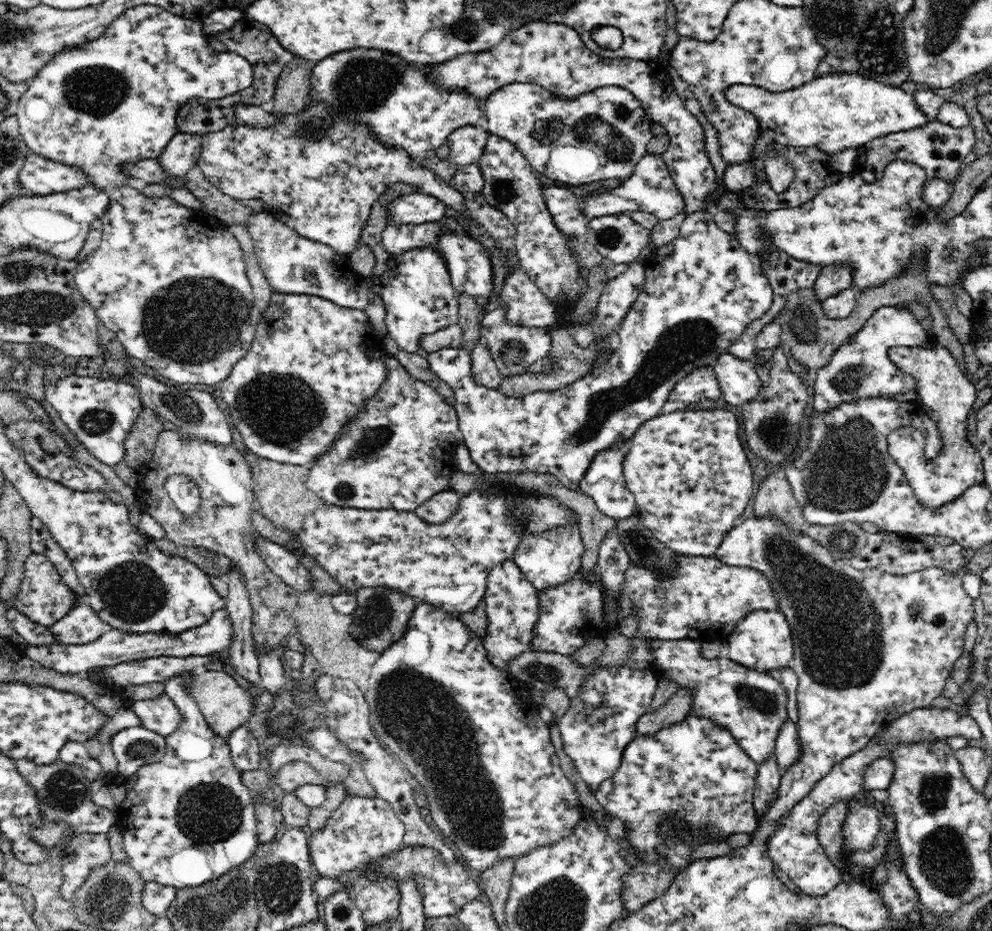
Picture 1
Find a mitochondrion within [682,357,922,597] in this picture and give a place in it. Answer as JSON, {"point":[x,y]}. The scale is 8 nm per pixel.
{"point":[848,472]}

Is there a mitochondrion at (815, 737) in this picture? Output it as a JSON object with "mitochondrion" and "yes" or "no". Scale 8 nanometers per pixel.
{"mitochondrion":"no"}

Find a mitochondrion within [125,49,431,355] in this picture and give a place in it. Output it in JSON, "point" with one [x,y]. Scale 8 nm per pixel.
{"point":[364,84]}

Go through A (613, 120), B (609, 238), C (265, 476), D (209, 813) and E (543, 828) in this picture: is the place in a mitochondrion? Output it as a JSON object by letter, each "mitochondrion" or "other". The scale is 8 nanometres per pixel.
{"A":"mitochondrion","B":"mitochondrion","C":"other","D":"mitochondrion","E":"mitochondrion"}

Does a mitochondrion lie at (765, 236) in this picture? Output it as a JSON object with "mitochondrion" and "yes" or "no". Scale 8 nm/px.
{"mitochondrion":"no"}

